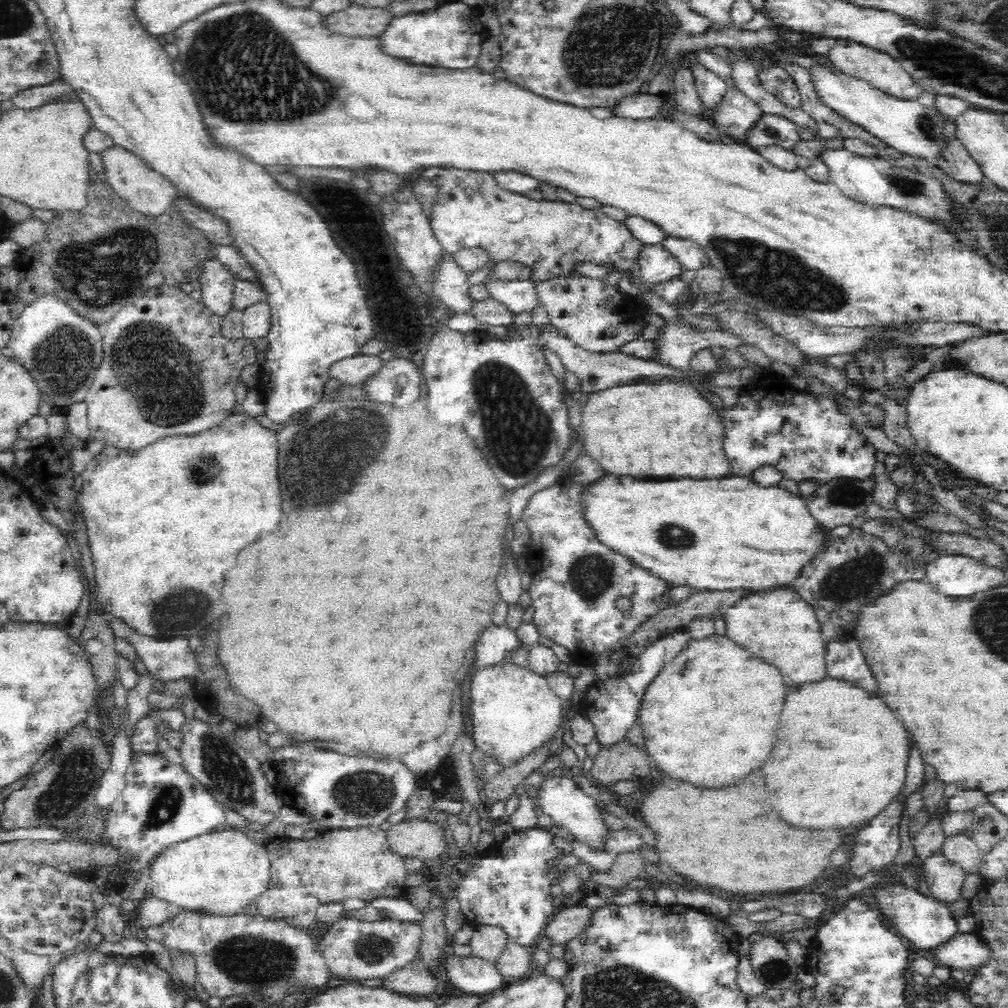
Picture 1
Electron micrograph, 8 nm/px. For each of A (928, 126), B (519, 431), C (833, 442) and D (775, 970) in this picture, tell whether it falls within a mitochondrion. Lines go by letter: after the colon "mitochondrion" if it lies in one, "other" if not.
A: mitochondrion
B: mitochondrion
C: other
D: mitochondrion

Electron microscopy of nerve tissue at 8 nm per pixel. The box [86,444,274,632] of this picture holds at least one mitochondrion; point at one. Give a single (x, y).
(205, 470)

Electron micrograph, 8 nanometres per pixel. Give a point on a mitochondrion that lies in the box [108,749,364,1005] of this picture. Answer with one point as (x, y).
(259, 962)

